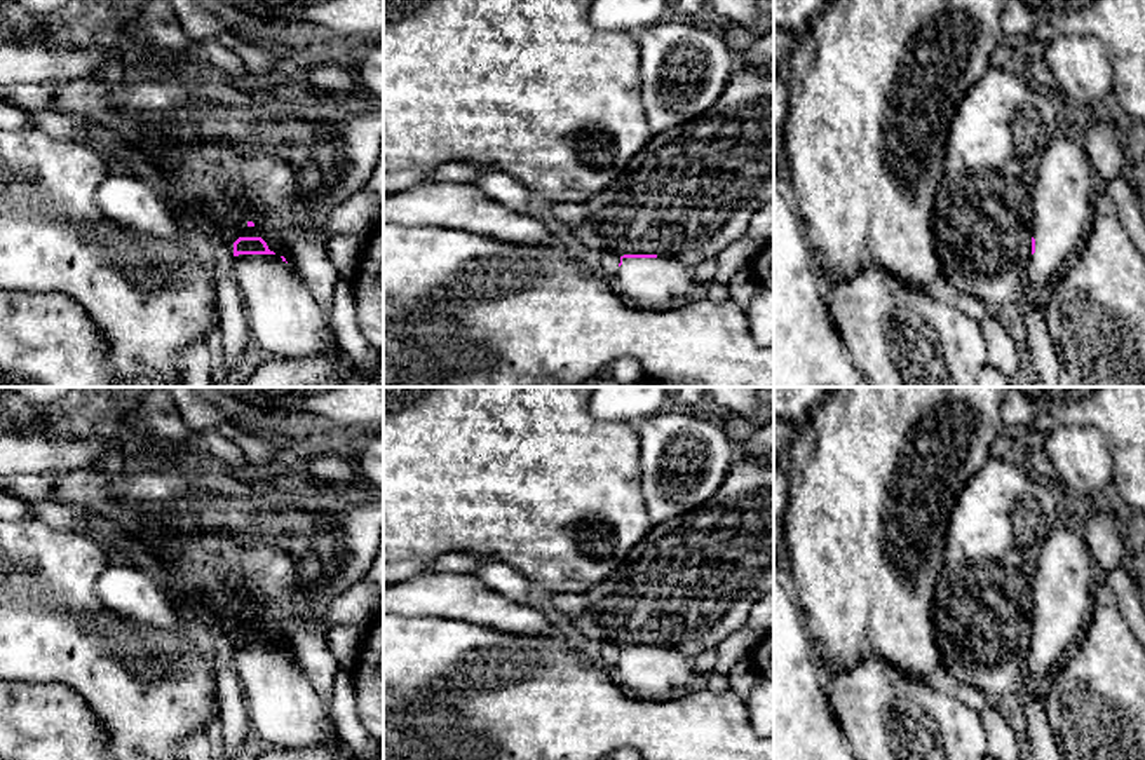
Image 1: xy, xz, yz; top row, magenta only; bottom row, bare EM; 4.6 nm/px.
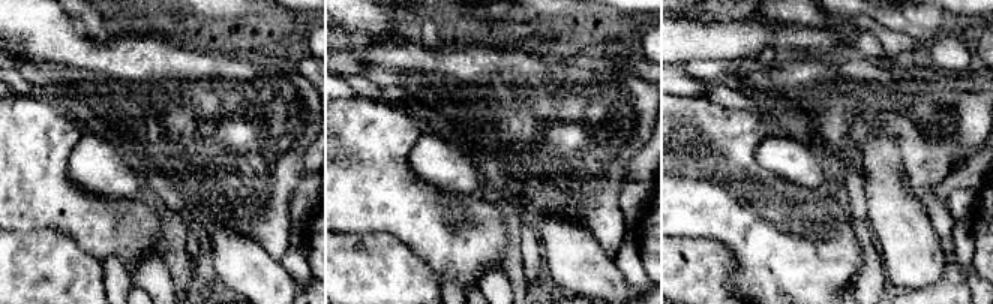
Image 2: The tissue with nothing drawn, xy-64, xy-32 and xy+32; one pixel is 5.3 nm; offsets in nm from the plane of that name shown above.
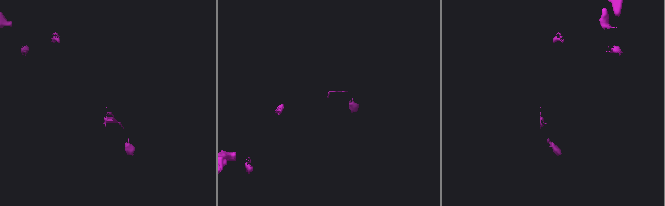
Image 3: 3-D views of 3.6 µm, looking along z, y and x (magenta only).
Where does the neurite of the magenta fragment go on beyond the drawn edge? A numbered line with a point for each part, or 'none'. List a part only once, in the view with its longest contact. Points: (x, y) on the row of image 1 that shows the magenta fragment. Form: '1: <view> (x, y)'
1: xz (643, 283)

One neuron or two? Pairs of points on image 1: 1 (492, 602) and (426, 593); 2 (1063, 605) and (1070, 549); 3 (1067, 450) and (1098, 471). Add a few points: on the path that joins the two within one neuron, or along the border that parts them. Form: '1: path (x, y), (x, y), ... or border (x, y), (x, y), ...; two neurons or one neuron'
1: path (476, 602), (466, 597), (441, 595); one neuron
2: path (1063, 591), (1065, 563); one neuron
3: path (1074, 450), (1091, 468); one neuron

